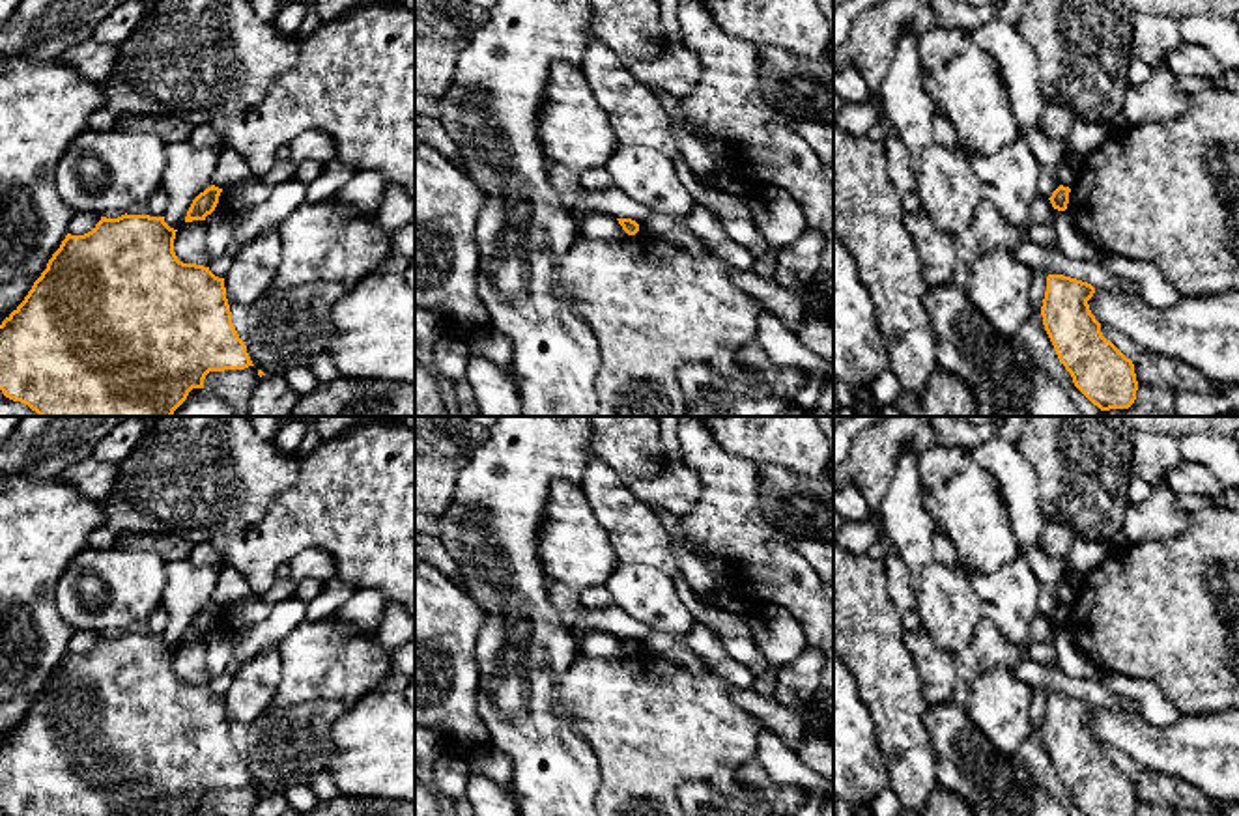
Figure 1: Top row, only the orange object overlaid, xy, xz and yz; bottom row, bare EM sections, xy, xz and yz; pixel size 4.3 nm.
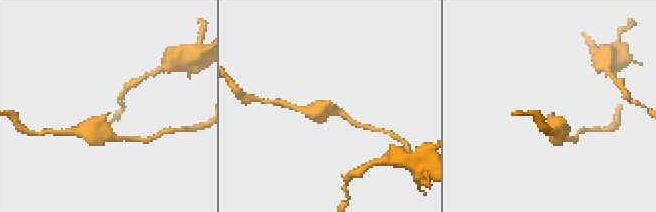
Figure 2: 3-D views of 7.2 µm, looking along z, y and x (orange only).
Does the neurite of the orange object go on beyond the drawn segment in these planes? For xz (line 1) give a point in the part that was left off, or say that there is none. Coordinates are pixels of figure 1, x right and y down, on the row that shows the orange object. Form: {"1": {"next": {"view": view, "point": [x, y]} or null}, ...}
{"1": {"next": null}}

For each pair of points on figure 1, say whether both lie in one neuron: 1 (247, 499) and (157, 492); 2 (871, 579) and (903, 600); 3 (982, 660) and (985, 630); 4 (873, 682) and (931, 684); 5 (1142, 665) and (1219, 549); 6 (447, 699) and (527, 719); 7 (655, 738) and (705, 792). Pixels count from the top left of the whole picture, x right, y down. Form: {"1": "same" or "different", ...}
{"1": "same", "2": "different", "3": "same", "4": "different", "5": "same", "6": "different", "7": "different"}

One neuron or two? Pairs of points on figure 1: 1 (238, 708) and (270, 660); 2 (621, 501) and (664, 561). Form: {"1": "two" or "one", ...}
{"1": "one", "2": "one"}

